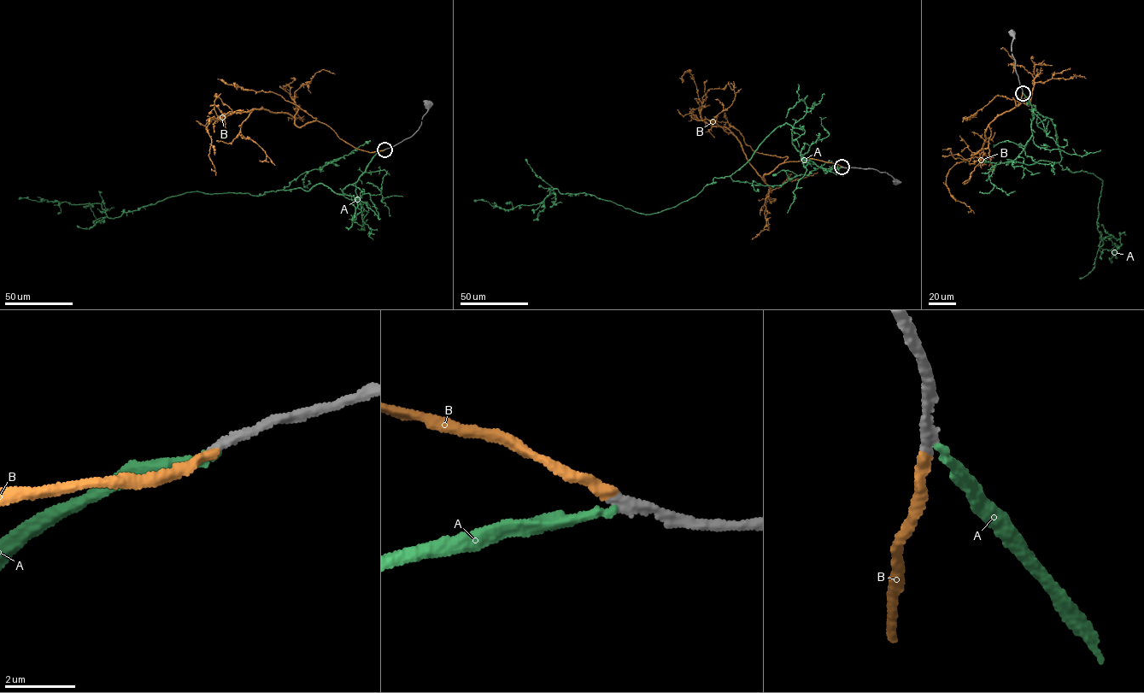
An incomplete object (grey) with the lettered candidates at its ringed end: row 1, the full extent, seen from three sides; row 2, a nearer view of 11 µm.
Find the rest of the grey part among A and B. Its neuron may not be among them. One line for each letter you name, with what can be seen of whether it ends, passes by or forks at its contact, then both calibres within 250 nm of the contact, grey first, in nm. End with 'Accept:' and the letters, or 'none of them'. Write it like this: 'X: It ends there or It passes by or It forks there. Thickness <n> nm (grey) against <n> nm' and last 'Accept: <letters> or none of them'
B: It ends there. Thickness 320 nm (grey) against 260 nm
Accept: B

